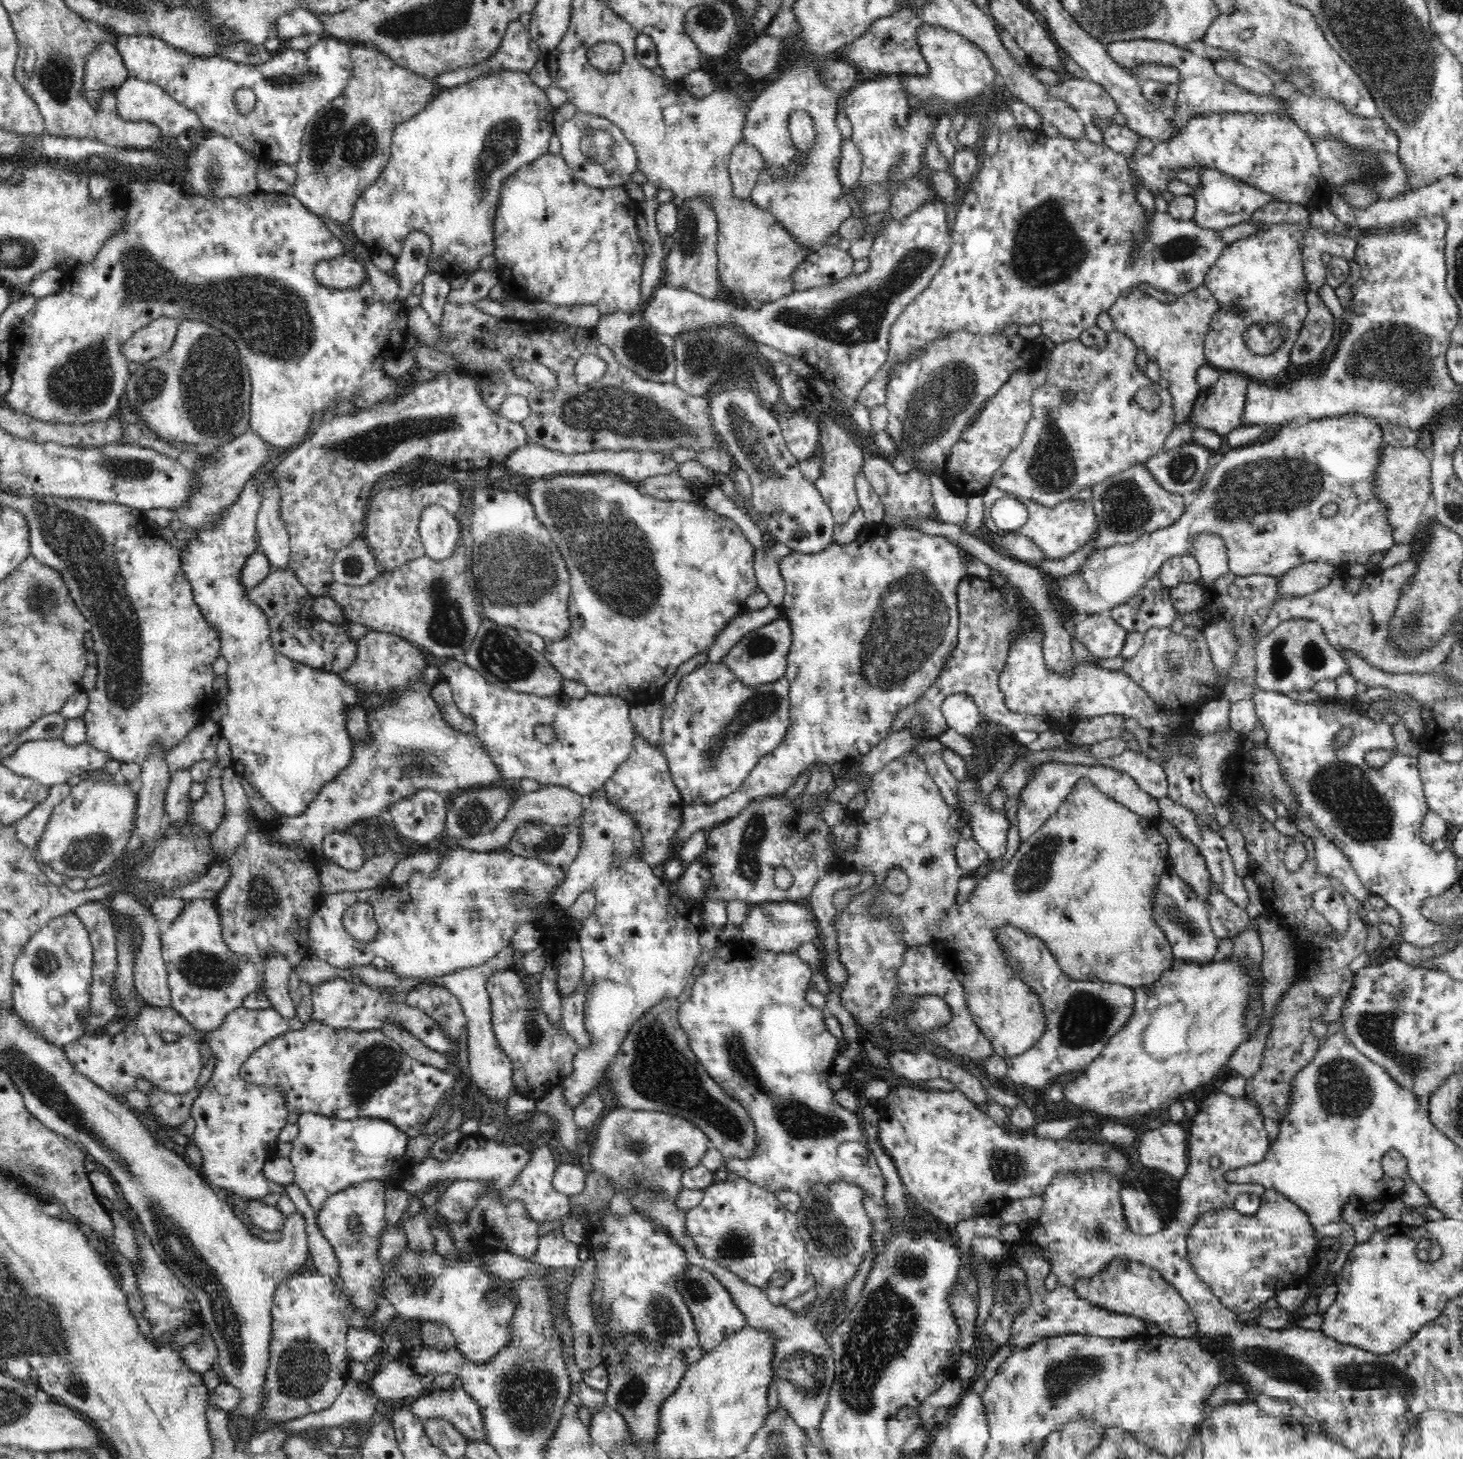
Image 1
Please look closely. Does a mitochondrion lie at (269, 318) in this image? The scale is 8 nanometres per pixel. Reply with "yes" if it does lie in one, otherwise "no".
yes

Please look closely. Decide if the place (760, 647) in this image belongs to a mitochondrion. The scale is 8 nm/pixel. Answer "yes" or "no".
yes

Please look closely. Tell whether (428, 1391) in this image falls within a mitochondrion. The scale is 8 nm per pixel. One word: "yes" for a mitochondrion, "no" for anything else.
no

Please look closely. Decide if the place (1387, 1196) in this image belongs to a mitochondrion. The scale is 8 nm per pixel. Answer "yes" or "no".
no

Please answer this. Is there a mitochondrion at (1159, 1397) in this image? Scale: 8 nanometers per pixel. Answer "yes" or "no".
no

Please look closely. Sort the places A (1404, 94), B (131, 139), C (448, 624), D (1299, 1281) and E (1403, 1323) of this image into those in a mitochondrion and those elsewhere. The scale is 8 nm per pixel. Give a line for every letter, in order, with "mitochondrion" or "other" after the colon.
A: mitochondrion
B: other
C: mitochondrion
D: other
E: other

